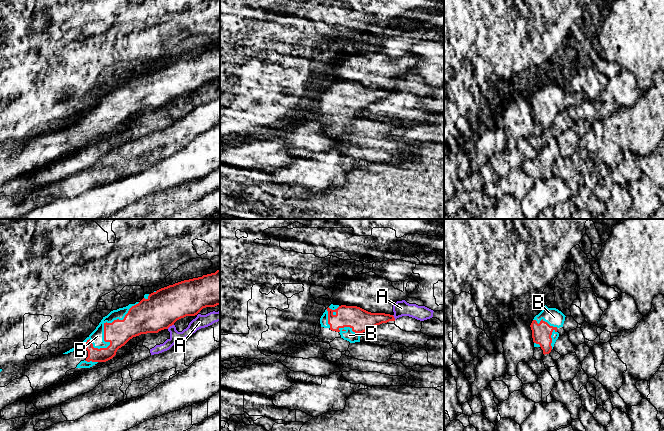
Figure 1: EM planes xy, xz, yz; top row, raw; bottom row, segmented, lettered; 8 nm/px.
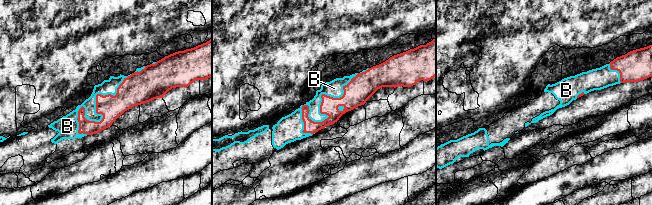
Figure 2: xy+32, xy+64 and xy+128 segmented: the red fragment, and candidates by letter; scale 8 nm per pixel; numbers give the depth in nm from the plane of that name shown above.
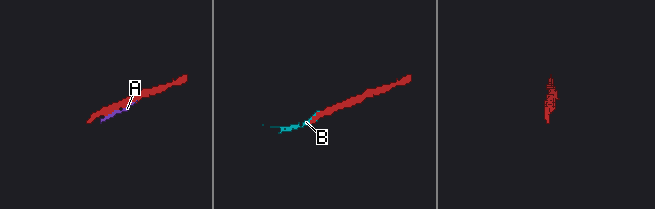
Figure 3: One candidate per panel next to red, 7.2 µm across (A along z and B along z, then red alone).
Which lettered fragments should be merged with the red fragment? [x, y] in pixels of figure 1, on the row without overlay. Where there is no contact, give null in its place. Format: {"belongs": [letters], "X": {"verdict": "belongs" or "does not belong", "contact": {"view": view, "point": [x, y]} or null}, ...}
{"belongs": ["B"], "A": {"verdict": "does not belong", "contact": {"view": "xy", "point": [170, 101]}}, "B": {"verdict": "belongs", "contact": {"view": "xy", "point": [104, 107]}}}

